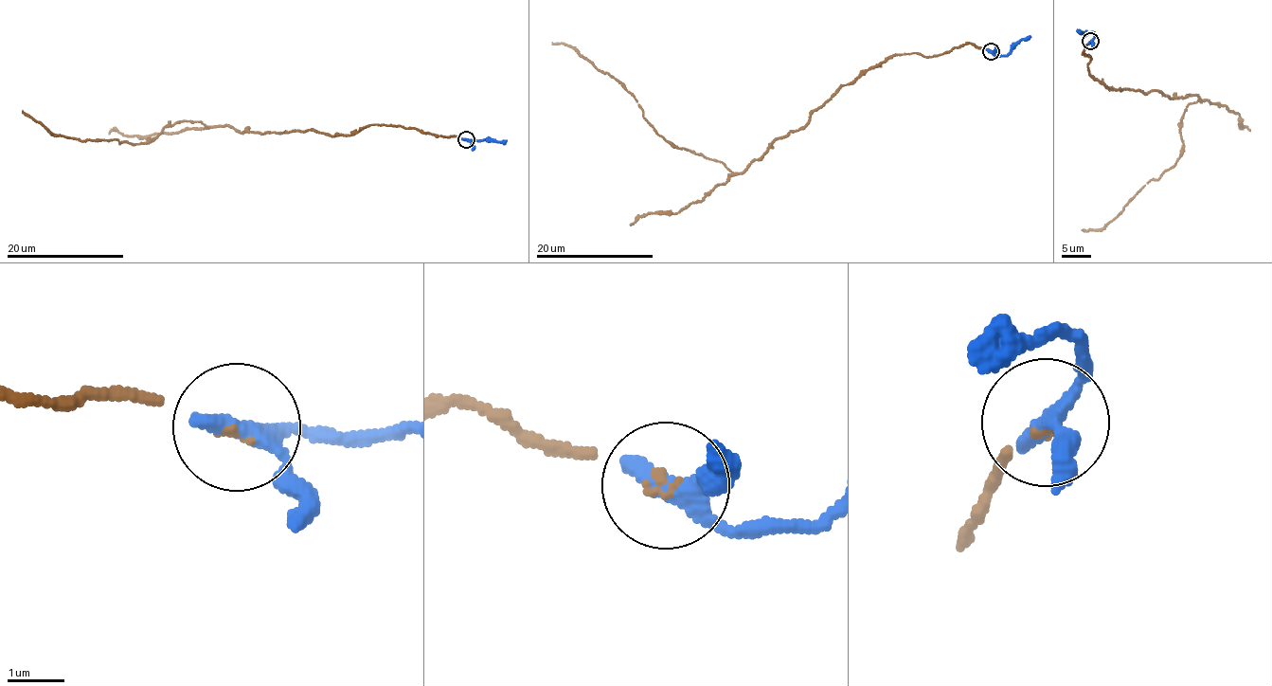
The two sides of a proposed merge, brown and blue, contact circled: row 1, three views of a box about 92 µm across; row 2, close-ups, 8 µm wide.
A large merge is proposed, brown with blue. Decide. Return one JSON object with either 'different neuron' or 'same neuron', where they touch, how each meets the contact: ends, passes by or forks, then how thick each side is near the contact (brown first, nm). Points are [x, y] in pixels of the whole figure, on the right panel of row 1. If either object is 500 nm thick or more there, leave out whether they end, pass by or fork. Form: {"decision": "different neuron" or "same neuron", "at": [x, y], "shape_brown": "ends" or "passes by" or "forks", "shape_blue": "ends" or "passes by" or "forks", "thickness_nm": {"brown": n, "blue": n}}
{"decision": "same neuron", "at": [1090, 41], "shape_brown": "ends", "shape_blue": "passes by", "thickness_nm": {"brown": 100, "blue": 320}}

